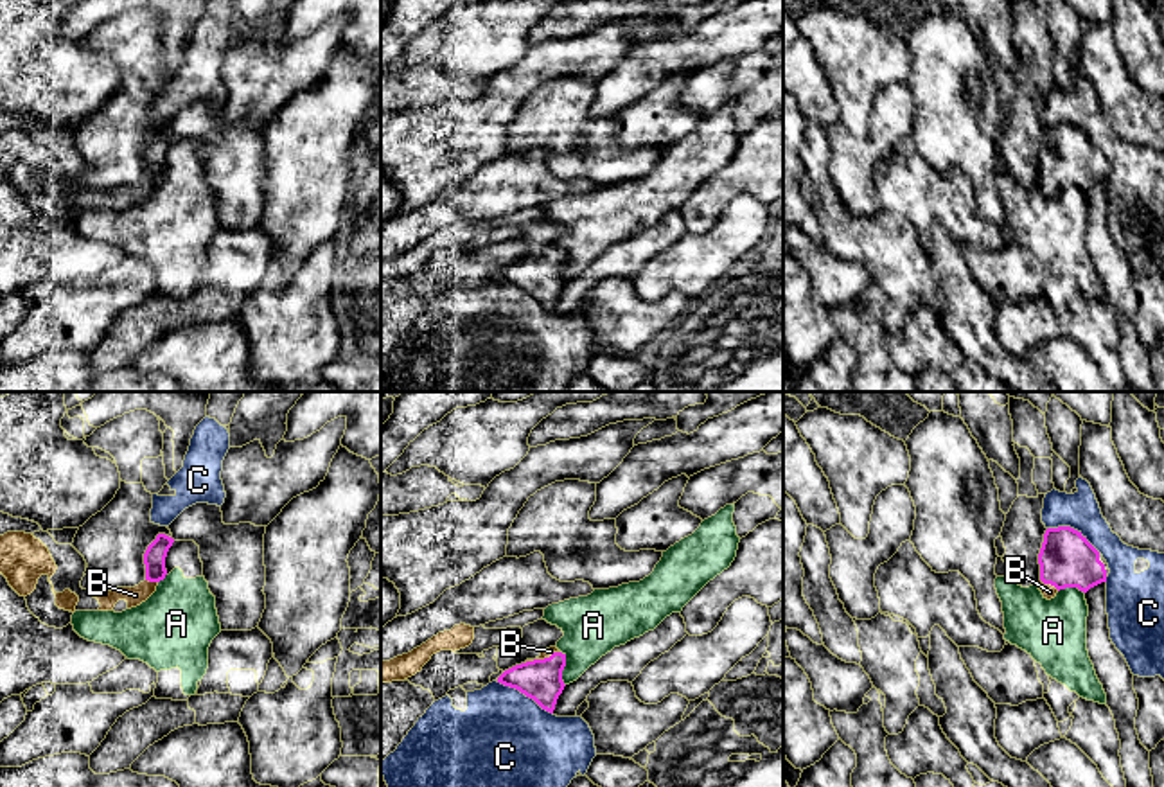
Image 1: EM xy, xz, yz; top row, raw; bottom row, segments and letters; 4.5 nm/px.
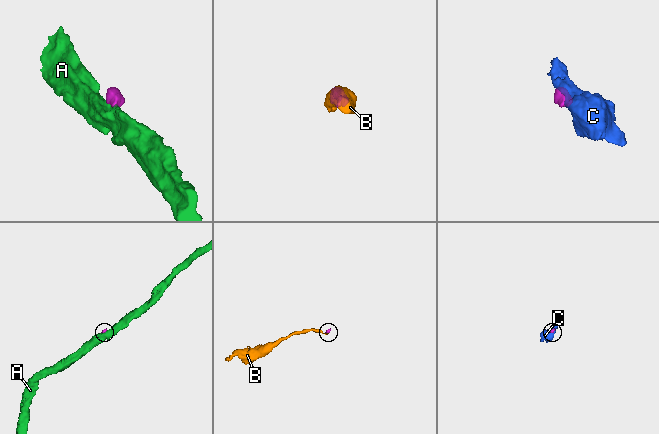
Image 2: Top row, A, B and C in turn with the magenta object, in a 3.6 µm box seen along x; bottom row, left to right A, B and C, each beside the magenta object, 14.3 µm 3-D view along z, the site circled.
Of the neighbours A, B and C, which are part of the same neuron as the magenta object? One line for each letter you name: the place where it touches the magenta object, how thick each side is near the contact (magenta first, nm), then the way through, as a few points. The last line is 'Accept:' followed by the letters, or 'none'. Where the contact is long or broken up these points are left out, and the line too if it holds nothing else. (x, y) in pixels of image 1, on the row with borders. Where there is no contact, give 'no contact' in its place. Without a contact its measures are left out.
B: meets magenta in yz at (1049, 583); 240 nm thick on the magenta side, 70 nm on the other; runs through yz (1067, 559), (1049, 583), (1049, 592)
Accept: B

